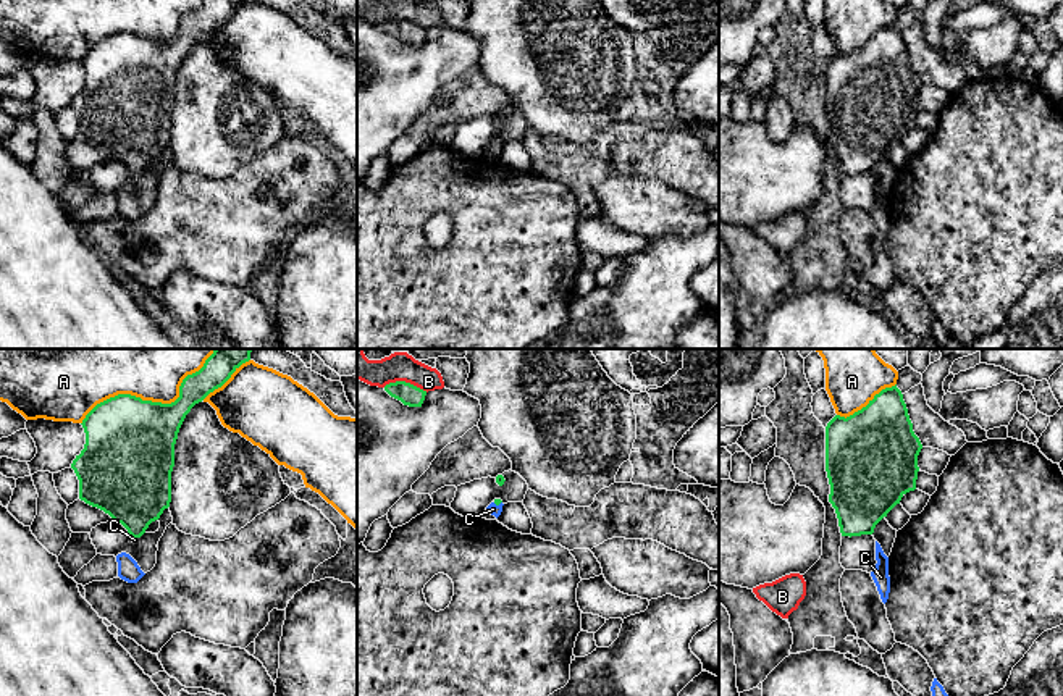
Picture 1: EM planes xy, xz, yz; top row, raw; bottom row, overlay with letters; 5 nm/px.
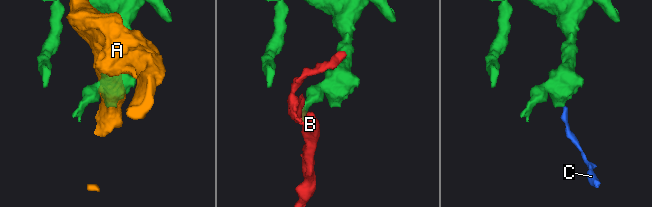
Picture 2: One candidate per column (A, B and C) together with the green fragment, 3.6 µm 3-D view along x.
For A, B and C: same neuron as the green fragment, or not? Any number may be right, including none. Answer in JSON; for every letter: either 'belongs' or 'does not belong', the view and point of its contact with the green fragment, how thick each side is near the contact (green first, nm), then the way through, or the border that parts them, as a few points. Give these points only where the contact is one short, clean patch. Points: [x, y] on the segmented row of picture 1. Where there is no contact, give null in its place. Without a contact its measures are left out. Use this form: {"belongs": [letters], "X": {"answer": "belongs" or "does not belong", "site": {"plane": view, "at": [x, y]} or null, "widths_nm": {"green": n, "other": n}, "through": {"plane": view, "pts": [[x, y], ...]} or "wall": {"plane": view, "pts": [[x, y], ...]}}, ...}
{"belongs": ["C"], "A": {"answer": "does not belong", "site": {"plane": "xy", "at": [154, 402]}, "widths_nm": {"green": 440, "other": 440}}, "B": {"answer": "does not belong", "site": {"plane": "xz", "at": [404, 381]}, "widths_nm": {"green": 110, "other": 140}, "wall": {"plane": "xz", "pts": [[383, 386], [393, 381], [409, 381], [427, 391]]}}, "C": {"answer": "belongs", "site": {"plane": "xz", "at": [496, 504]}, "widths_nm": {"green": 30, "other": 60}, "through": {"plane": "xz", "pts": [[496, 501], [496, 504], [493, 509]]}}}

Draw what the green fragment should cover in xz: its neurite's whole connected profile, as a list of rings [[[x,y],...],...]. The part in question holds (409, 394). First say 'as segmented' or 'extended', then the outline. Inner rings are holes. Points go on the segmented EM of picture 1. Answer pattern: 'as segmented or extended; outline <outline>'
as segmented; outline [[[405,381],[389,383],[384,386],[384,391],[391,397],[401,400],[404,405],[409,405],[409,407],[422,407],[426,396],[426,391]]]

